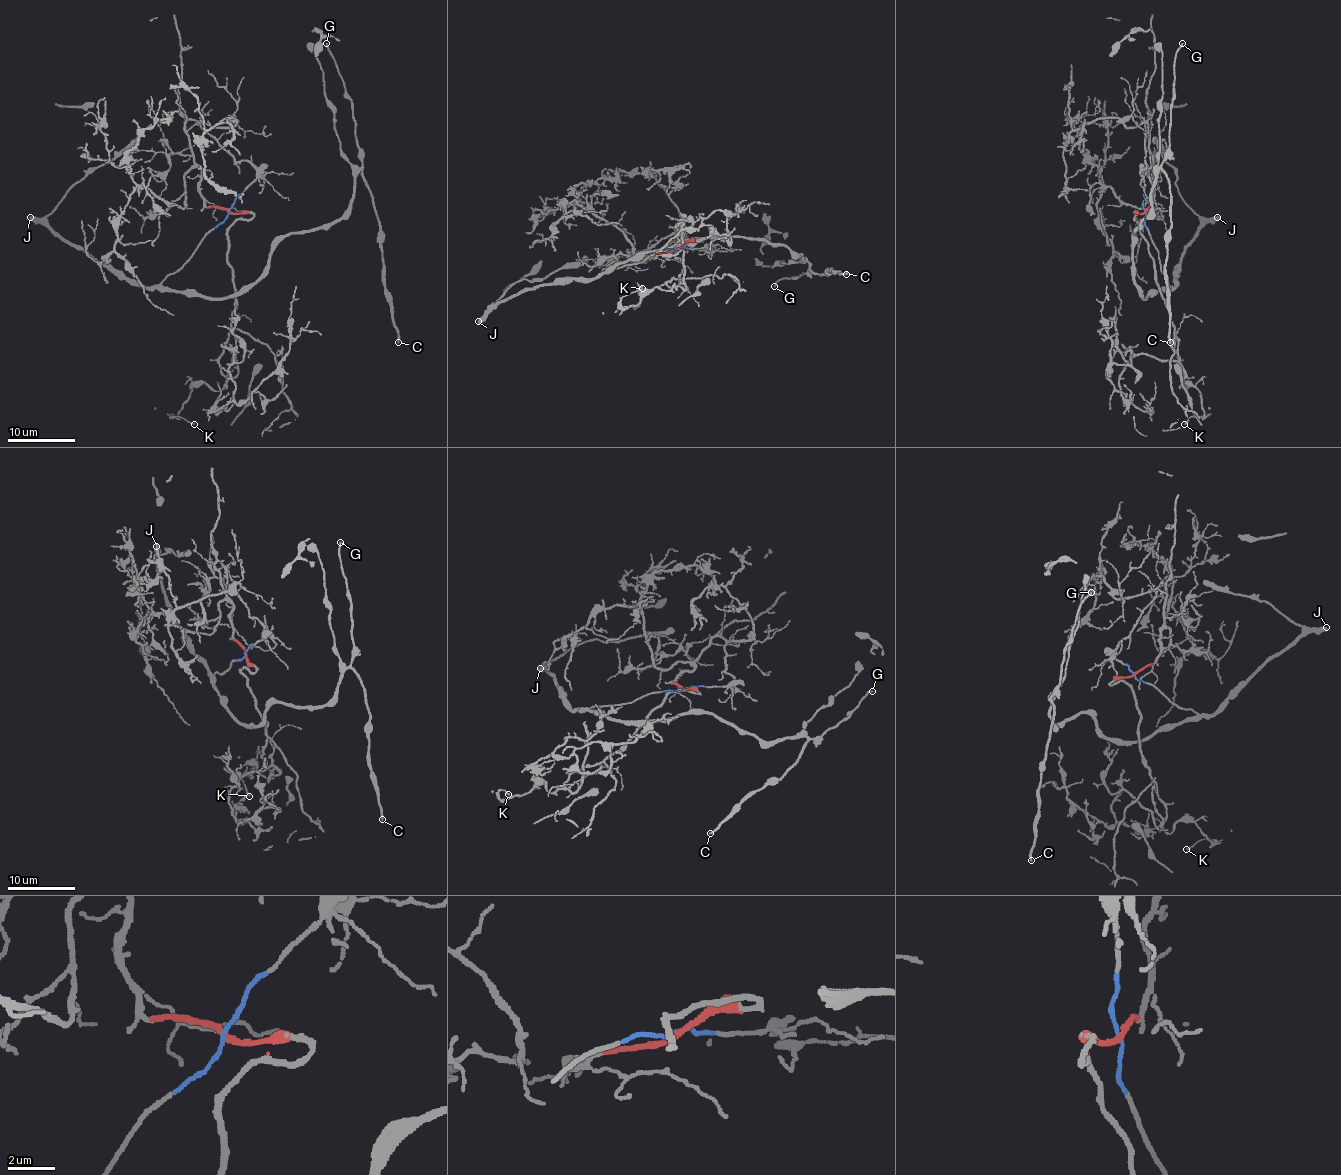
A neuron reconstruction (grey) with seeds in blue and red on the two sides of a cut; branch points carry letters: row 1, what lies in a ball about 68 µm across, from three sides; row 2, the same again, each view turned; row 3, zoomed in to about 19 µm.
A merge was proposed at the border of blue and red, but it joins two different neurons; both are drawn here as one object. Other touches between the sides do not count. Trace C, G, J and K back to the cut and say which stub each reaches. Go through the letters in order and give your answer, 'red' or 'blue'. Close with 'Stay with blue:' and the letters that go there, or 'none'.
C: blue
G: blue
J: blue
K: red
Stay with blue: C, G, J

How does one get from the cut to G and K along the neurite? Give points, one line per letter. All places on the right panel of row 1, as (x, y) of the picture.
G: (1145, 211), (1167, 284), (1147, 297), (1133, 280), (1133, 236), (1150, 211), (1169, 145), (1174, 58), (1182, 43)
K: (1145, 211), (1135, 221), (1177, 337), (1182, 385), (1186, 391), (1191, 383), (1201, 395), (1204, 415), (1184, 423)

